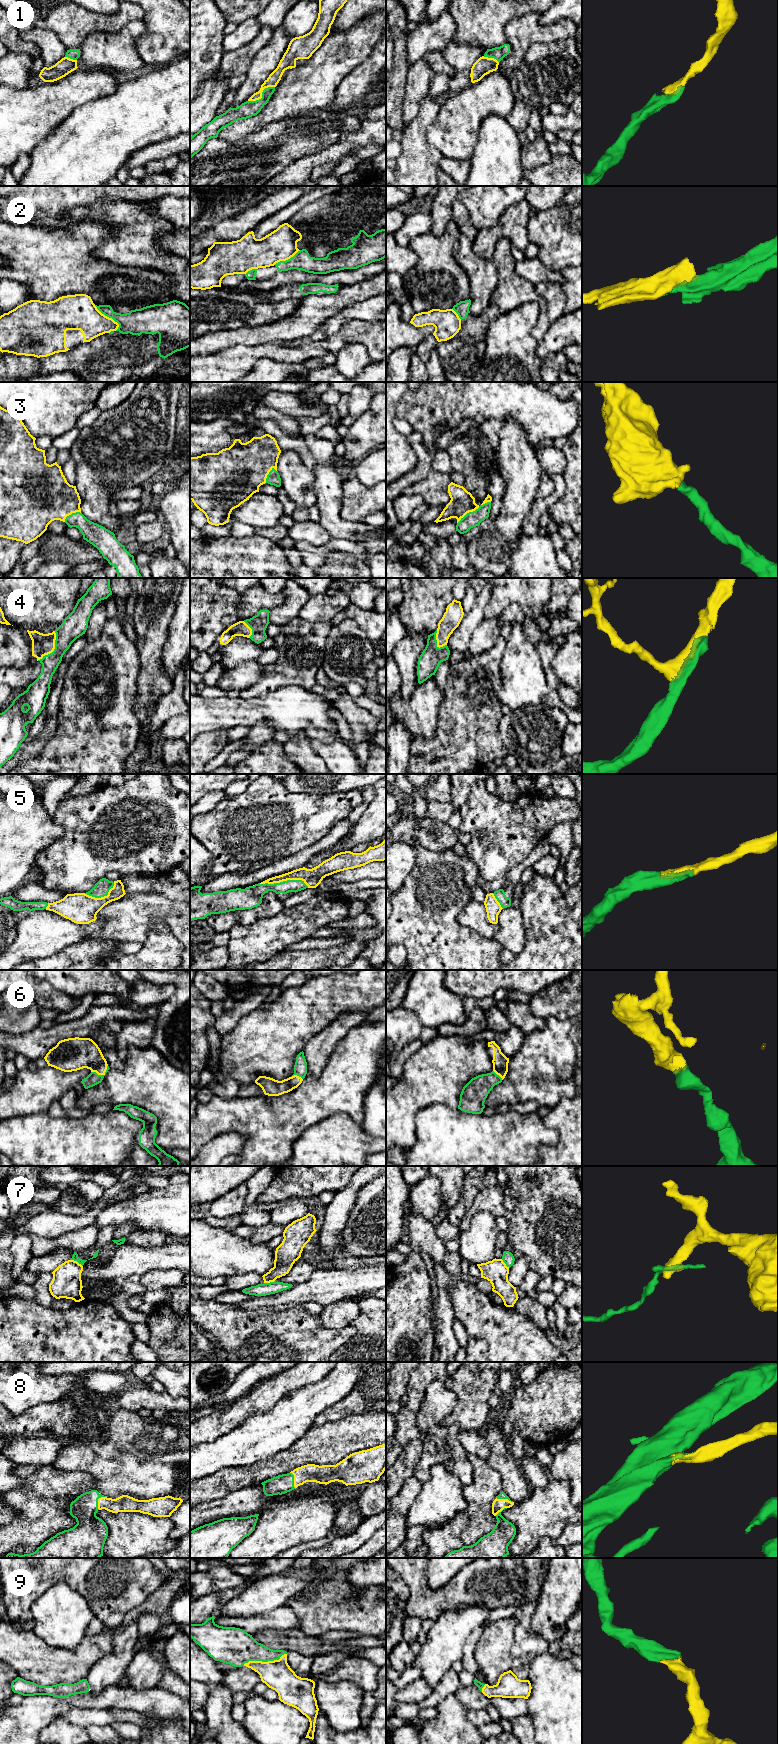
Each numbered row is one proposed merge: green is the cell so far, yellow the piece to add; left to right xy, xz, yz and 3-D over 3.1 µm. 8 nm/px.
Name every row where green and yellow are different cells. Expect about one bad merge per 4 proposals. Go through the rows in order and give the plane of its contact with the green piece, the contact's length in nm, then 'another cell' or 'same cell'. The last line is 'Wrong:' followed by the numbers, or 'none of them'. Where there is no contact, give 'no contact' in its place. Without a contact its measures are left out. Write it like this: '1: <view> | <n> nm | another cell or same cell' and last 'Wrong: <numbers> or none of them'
1: xz | 240 nm | same cell
2: xy | 280 nm | another cell
3: yz | 240 nm | same cell
4: xy | 280 nm | same cell
5: xz | 400 nm | same cell
6: xy | 150 nm | same cell
7: xy | 120 nm | another cell
8: xy | 130 nm | same cell
9: xz | 360 nm | same cell
Wrong: 2, 7

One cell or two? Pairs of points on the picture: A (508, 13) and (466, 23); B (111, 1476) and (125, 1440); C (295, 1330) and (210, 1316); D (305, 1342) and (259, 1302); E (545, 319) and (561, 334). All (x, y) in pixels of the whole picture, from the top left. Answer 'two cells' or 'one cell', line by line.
A: one cell
B: one cell
C: one cell
D: two cells
E: two cells

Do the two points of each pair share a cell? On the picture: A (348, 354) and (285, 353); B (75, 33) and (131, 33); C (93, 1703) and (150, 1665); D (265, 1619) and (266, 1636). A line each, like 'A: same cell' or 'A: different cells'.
A: different cells
B: different cells
C: different cells
D: different cells

